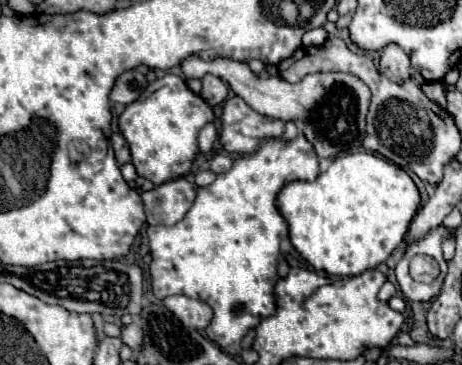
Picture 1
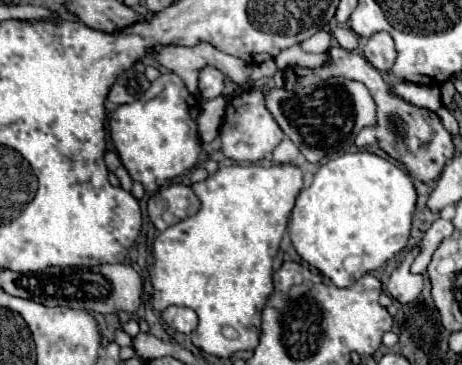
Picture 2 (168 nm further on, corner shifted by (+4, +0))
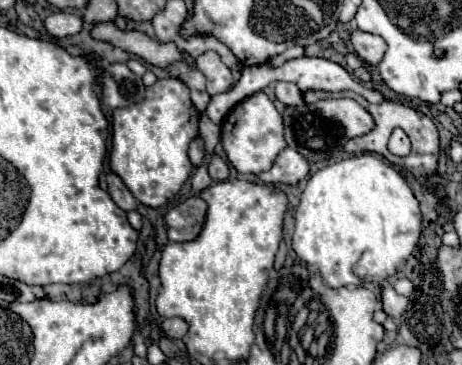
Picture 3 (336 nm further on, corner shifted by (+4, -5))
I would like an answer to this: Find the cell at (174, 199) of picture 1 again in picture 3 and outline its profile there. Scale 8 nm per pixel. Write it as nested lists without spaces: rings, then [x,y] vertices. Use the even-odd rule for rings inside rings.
[[[191,197],[183,201],[179,207],[173,207],[165,215],[169,239],[175,243],[193,241],[201,233],[205,217],[207,217],[207,203],[201,197]]]

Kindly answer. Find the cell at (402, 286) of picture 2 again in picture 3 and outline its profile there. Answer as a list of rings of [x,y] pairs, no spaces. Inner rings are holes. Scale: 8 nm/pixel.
[[[387,285],[381,293],[381,307],[391,319],[397,319],[403,315],[403,309],[407,307],[407,297],[397,295],[395,289],[391,285]]]

